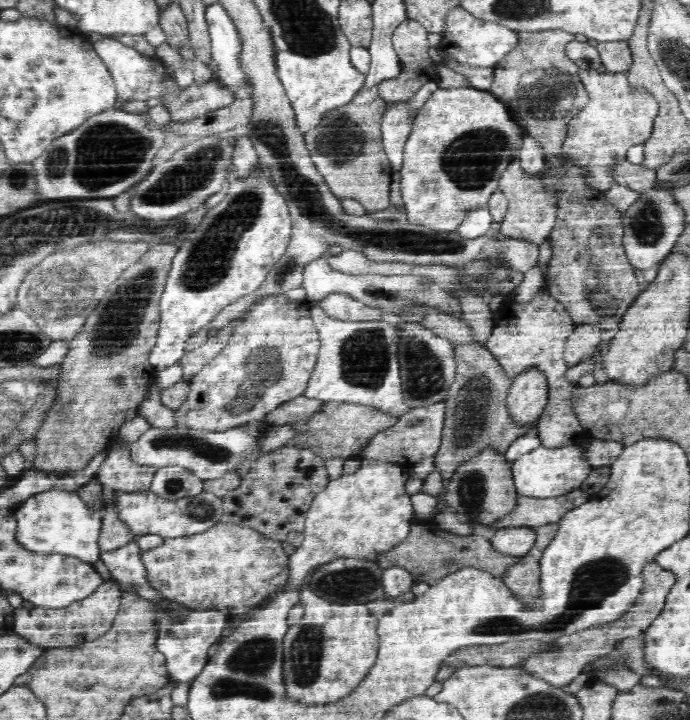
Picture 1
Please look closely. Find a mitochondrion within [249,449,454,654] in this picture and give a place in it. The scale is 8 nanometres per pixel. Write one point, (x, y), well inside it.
(358, 582)

